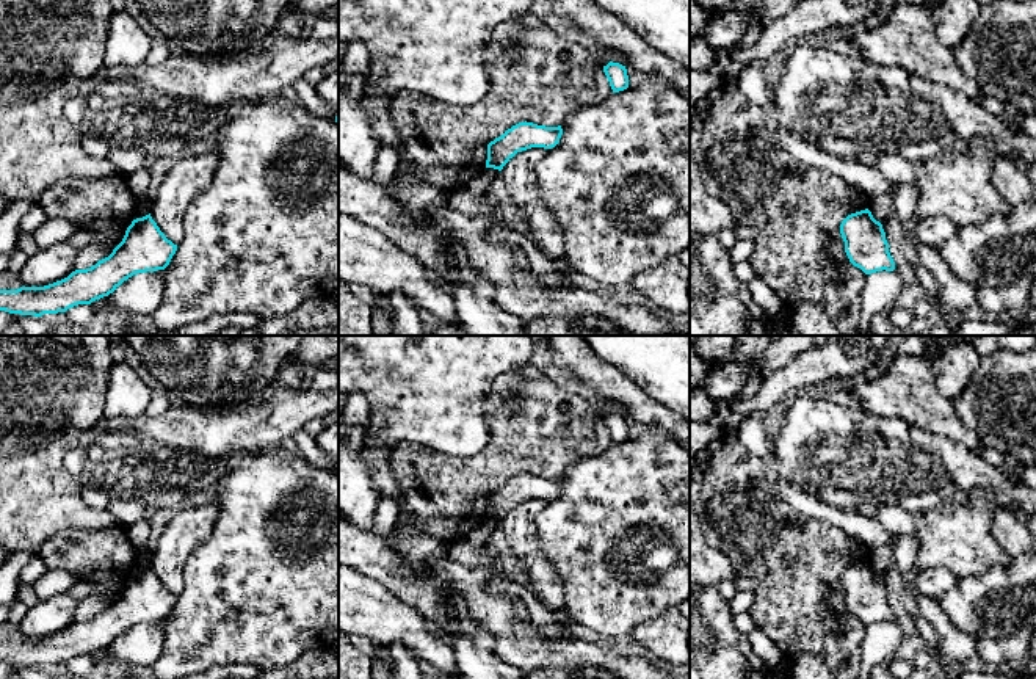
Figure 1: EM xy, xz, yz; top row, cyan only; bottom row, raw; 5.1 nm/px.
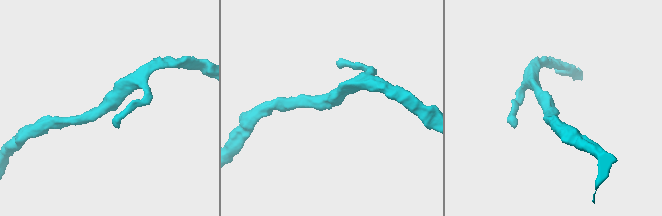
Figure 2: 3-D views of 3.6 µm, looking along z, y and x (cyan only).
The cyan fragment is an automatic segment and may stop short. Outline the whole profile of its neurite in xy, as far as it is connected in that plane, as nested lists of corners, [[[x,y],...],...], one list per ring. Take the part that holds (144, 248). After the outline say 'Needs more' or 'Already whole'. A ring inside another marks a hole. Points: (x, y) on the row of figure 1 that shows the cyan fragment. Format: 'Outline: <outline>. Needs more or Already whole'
Outline: [[[149,213],[133,220],[113,252],[91,268],[75,270],[44,287],[0,290],[0,310],[41,317],[91,304],[113,293],[133,274],[165,270],[176,251],[177,245],[165,237]]]. Already whole

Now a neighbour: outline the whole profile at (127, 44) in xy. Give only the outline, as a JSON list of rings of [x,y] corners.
[[[125,11],[113,13],[107,36],[105,66],[138,66],[146,58],[155,41]]]

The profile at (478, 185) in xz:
[[[486,168],[480,176],[472,179],[464,190],[470,194],[486,194],[492,182],[500,176],[498,169]]]

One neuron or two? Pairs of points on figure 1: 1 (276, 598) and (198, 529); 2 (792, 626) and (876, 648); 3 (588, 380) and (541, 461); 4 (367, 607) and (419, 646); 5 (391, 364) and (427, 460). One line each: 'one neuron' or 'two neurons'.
1: two neurons
2: two neurons
3: two neurons
4: one neuron
5: two neurons

